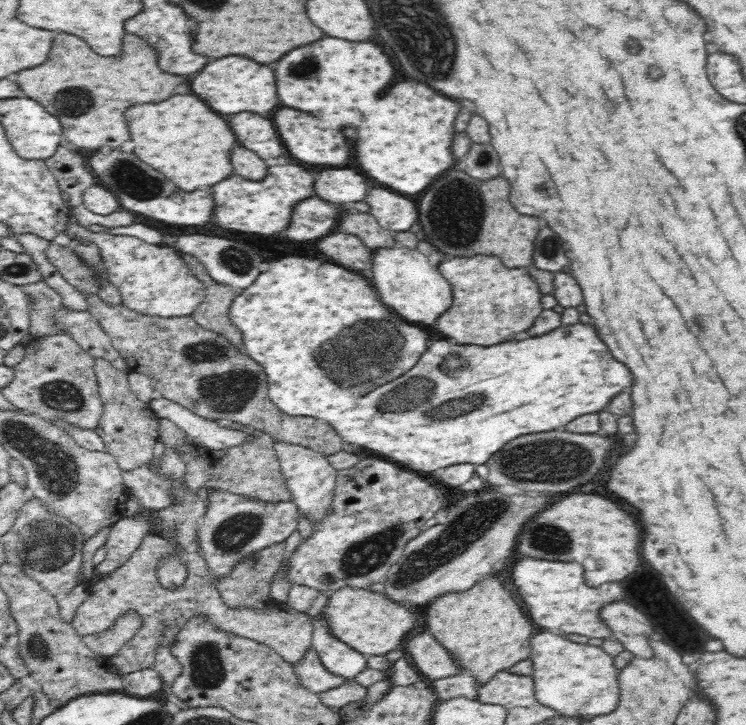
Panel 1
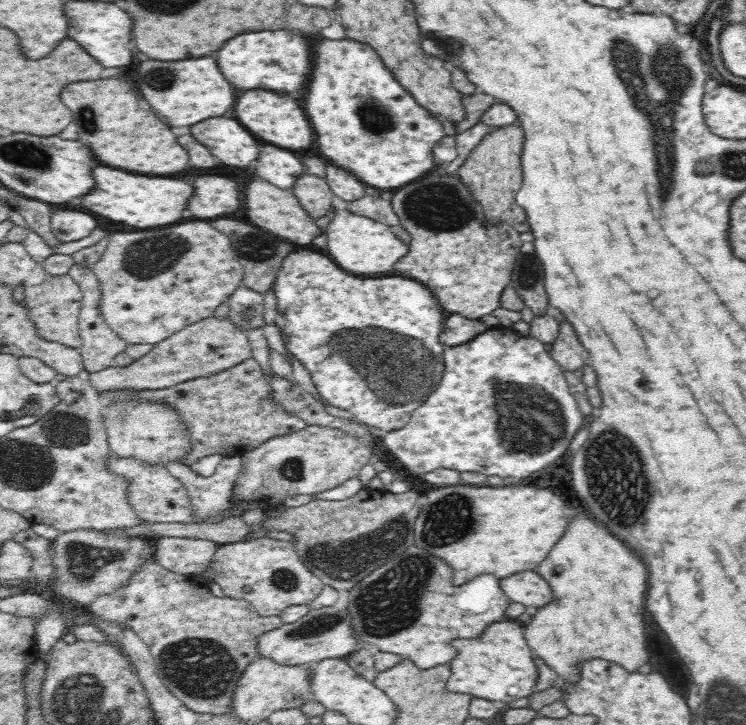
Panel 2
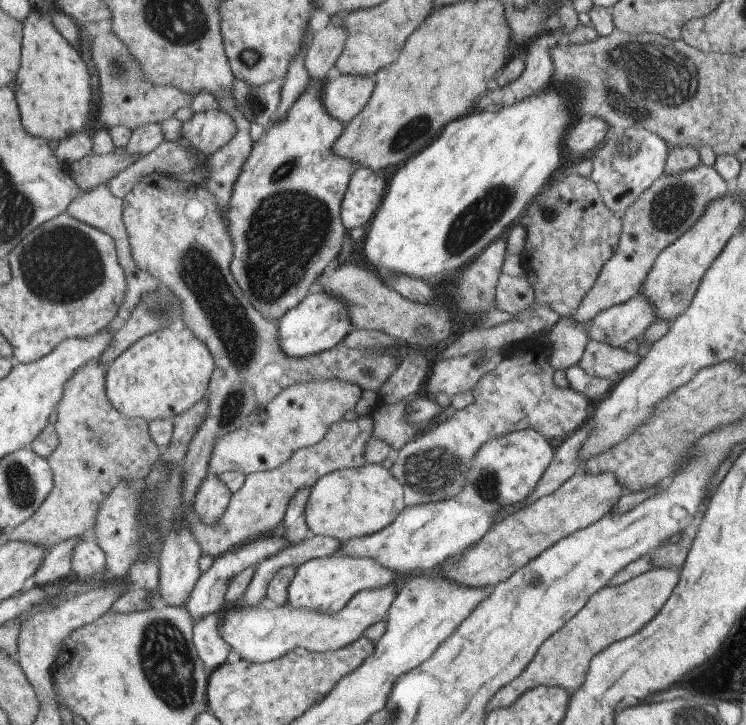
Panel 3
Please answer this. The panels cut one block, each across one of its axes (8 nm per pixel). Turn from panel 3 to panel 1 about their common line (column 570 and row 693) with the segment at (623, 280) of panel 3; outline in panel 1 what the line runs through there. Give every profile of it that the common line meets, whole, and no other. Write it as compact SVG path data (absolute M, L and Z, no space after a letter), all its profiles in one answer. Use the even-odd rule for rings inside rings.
M308 650L304 654L304 658L298 660L296 664L292 664L292 666L296 670L296 676L298 676L300 684L314 694L322 694L322 692L340 688L342 684L350 682L350 678L336 676L336 674L328 672L328 668L322 664L320 656L314 650Z

